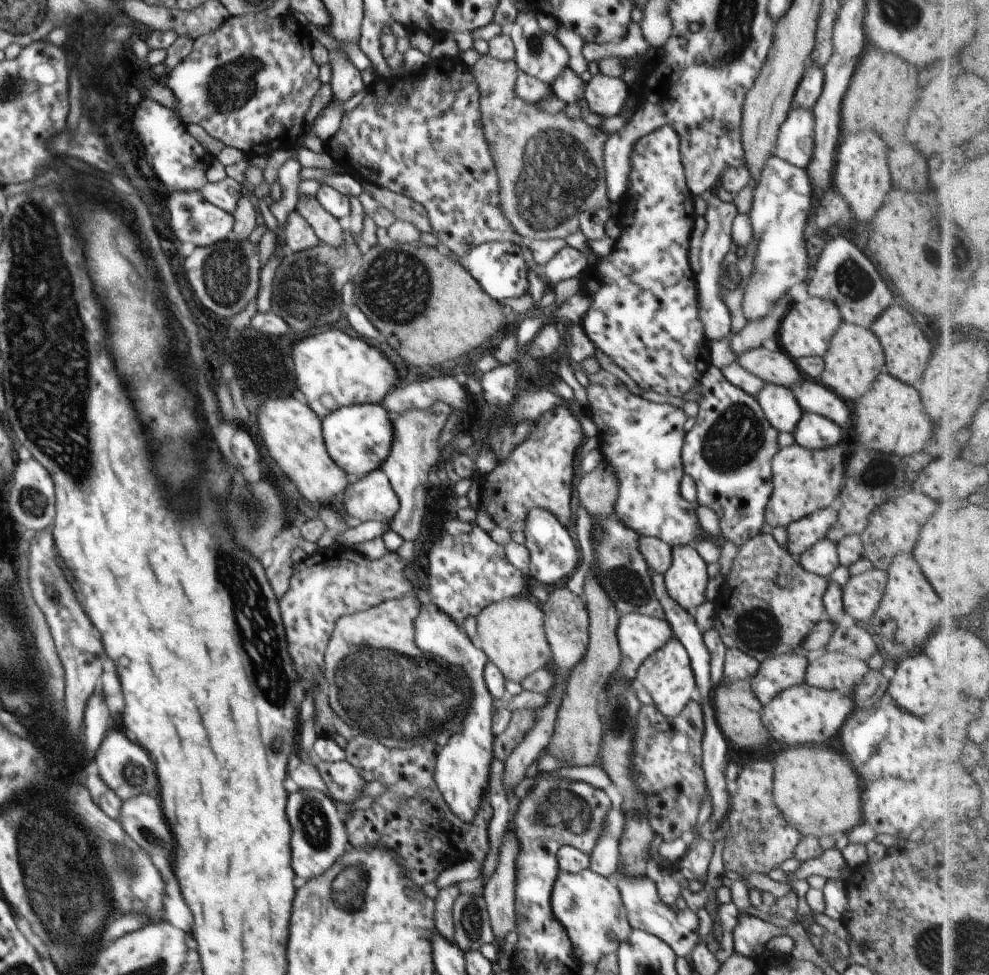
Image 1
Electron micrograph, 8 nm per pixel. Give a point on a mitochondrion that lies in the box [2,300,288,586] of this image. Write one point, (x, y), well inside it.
(32, 502)

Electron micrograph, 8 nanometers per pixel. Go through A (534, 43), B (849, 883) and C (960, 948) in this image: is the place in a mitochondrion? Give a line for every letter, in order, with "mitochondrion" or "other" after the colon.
A: mitochondrion
B: other
C: mitochondrion

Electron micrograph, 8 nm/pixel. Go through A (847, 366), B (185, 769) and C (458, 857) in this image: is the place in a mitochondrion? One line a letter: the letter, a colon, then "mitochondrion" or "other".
A: other
B: other
C: other

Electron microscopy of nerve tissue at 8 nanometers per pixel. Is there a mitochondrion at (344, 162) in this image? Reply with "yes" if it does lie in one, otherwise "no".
no

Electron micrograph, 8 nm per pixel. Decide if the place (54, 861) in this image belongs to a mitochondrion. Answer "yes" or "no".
no

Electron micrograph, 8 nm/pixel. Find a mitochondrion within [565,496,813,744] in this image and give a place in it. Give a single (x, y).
(758, 629)

